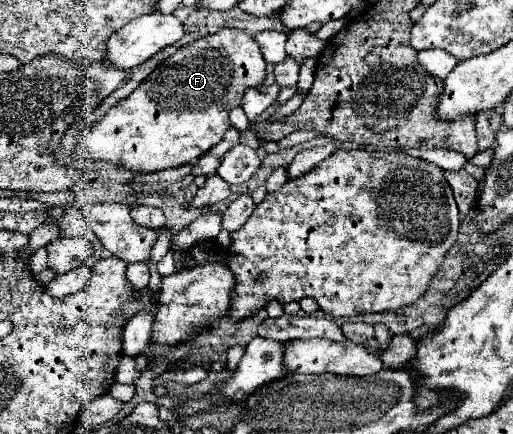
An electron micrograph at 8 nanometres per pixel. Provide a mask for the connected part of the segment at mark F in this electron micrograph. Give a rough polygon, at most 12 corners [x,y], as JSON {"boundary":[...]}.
{"boundary":[[252,35],[180,47],[78,137],[78,161],[200,159],[266,79]]}

